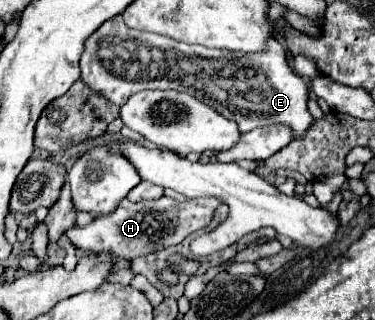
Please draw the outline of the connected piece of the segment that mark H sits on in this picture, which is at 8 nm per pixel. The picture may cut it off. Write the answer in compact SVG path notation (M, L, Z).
M161 197L155 201L139 201L139 203L129 203L127 199L123 199L111 215L91 221L87 227L73 227L67 231L67 237L77 249L85 253L113 251L119 259L131 261L139 255L147 255L177 245L187 235L207 227L219 205L221 199L187 199L181 203L169 197Z

